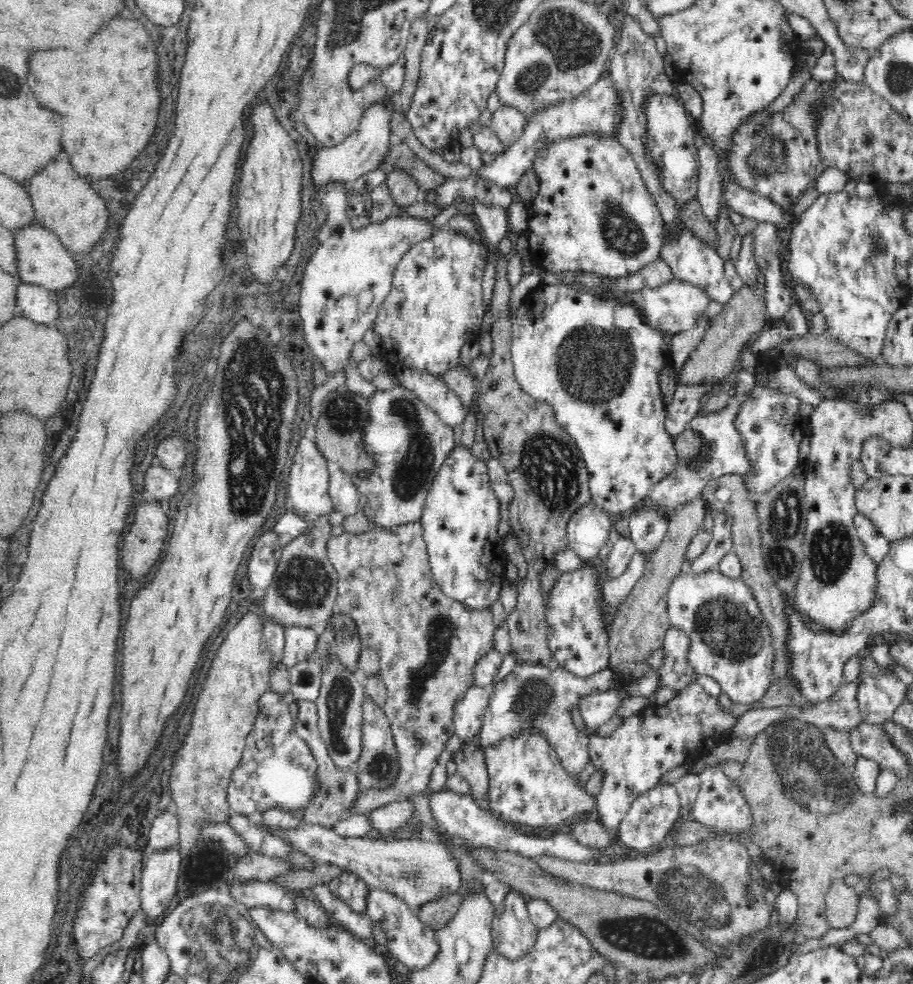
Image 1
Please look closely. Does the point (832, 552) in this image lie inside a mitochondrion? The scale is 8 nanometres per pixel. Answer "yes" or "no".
yes

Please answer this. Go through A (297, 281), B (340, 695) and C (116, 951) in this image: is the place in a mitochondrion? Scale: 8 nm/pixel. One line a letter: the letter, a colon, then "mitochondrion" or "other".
A: other
B: mitochondrion
C: other

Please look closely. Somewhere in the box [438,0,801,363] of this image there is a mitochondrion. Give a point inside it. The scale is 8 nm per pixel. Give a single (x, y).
(562, 41)

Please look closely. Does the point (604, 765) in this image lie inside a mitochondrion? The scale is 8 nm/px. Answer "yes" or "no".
no

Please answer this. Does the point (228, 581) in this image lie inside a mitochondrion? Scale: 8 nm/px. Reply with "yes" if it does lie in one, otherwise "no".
no

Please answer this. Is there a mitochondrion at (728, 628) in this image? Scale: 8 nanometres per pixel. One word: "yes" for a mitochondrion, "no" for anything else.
yes

